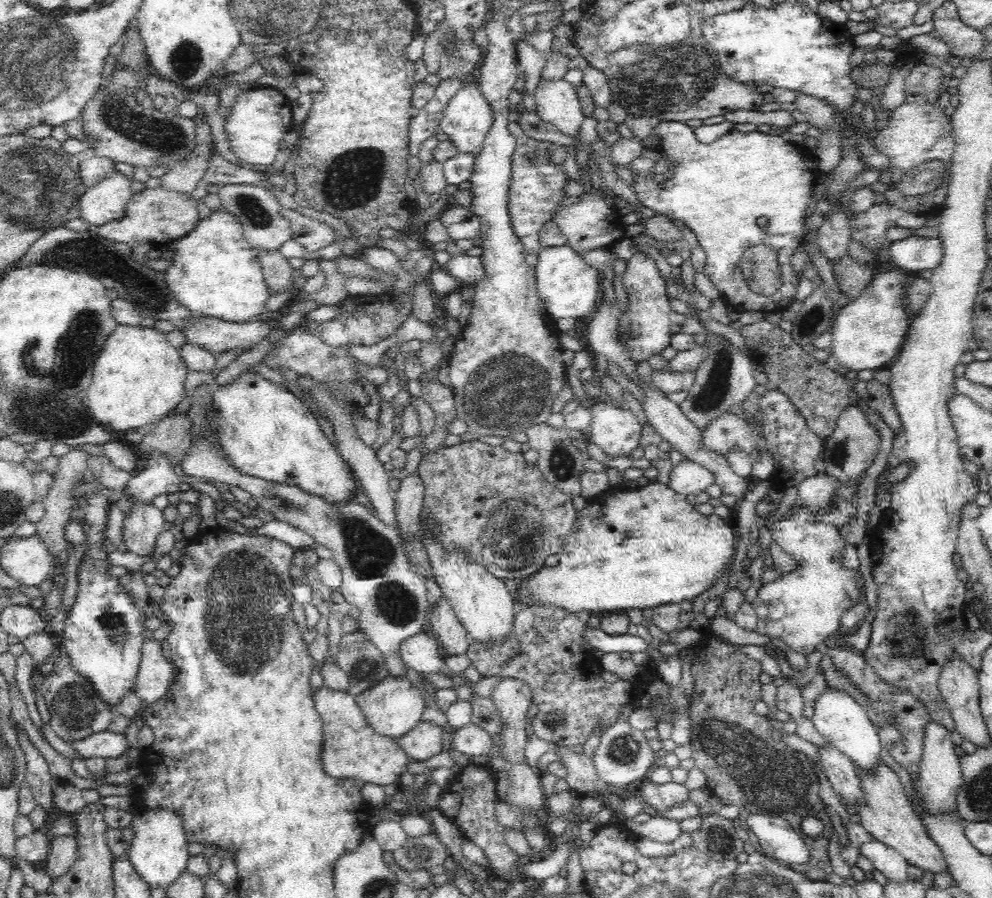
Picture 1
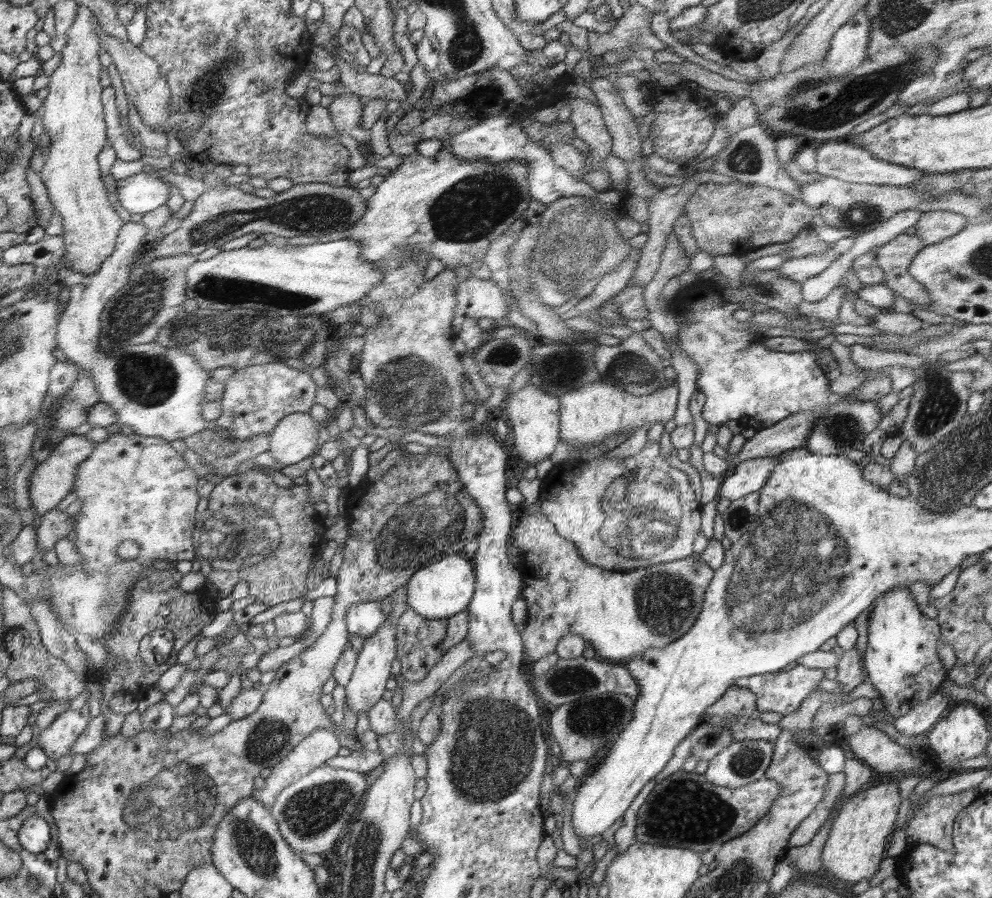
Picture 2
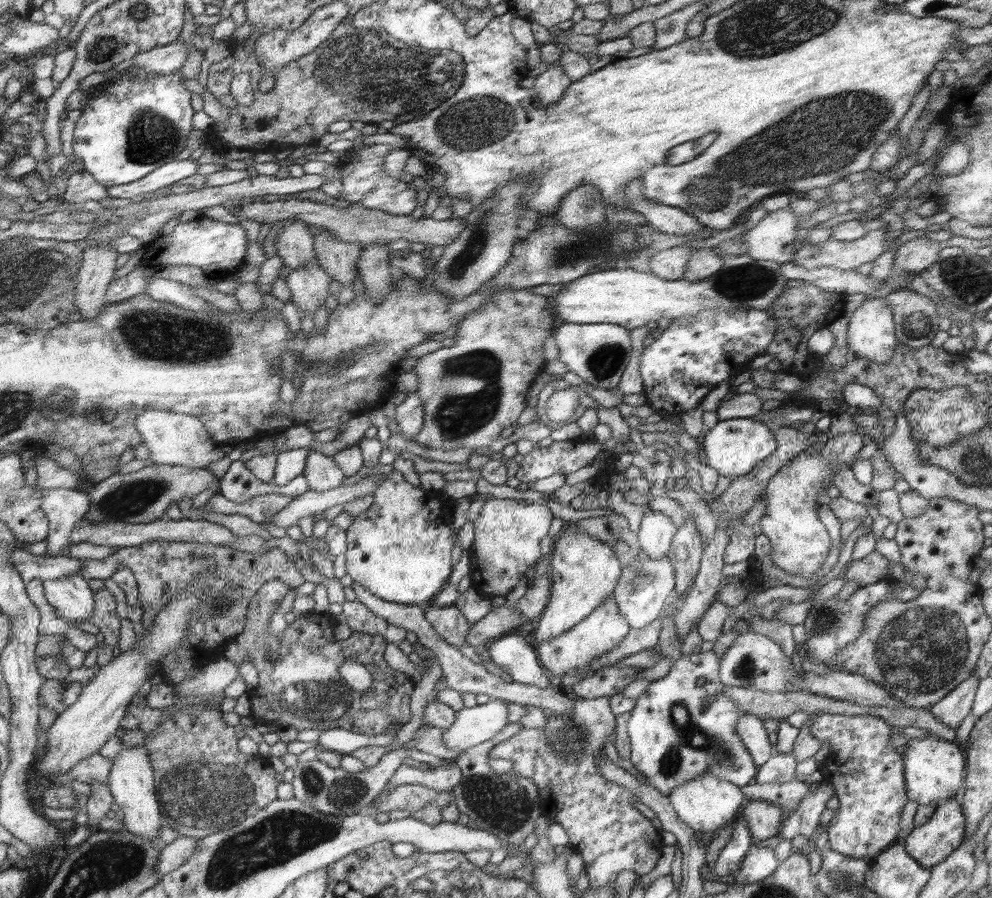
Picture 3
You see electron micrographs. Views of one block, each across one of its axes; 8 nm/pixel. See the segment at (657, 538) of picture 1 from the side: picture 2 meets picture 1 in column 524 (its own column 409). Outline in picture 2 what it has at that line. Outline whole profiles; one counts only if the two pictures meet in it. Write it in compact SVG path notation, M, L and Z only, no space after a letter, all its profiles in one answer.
M450 553L448 556L443 556L442 560L426 565L426 568L422 568L421 571L414 574L405 584L408 608L434 620L460 615L469 607L472 602L470 598L472 598L472 594L475 594L474 569L475 566L472 566L470 560L466 560L464 554L461 553Z

